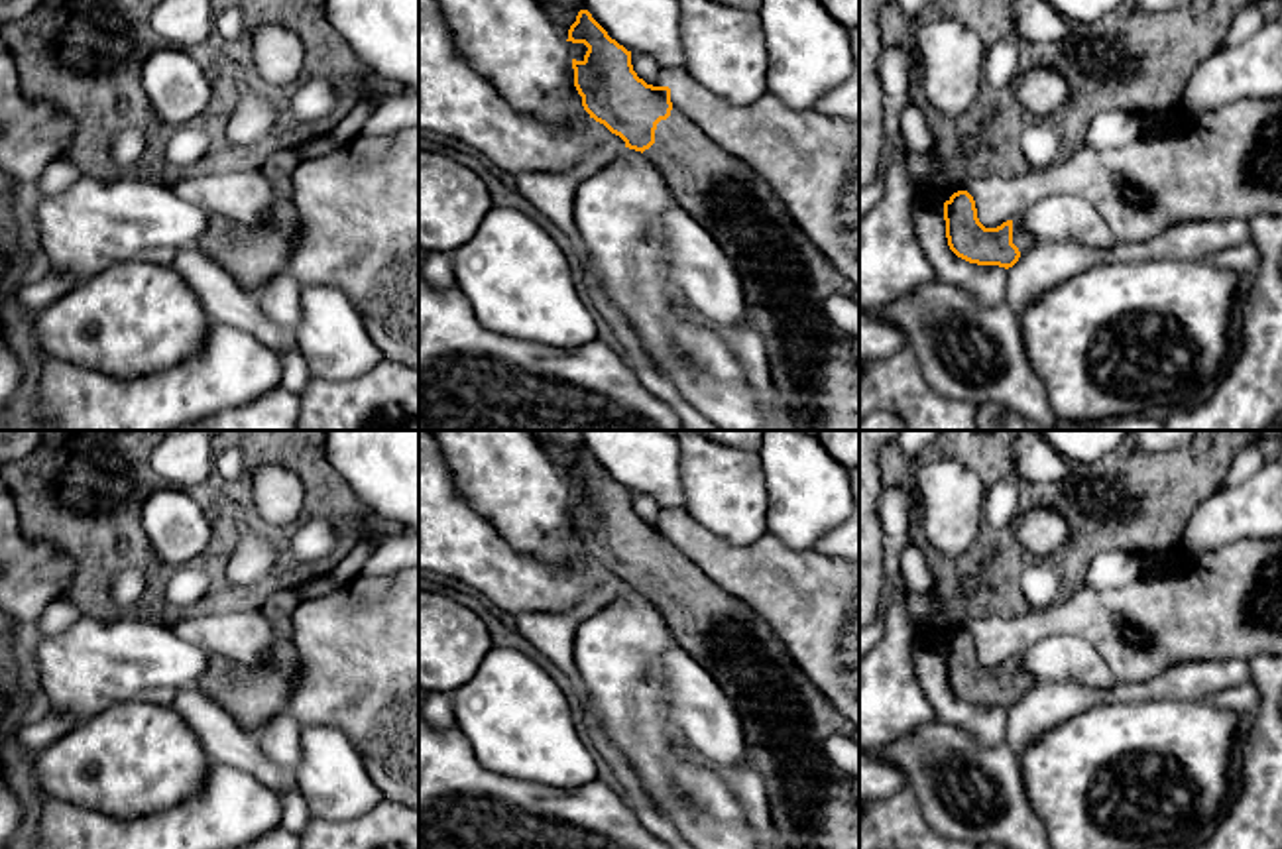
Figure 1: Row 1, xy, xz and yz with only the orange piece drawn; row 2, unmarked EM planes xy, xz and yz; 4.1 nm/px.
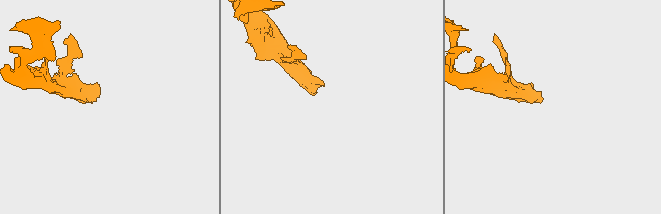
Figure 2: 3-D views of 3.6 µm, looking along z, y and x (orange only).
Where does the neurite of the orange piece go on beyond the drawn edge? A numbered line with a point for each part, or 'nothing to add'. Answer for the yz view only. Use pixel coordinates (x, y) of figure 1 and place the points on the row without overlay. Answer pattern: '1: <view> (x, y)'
1: yz (1021, 680)

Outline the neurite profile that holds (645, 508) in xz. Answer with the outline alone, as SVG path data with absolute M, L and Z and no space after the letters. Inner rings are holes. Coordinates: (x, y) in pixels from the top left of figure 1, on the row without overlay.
M631 491L631 505L637 517L643 519L647 525L667 527L669 521L653 497Z

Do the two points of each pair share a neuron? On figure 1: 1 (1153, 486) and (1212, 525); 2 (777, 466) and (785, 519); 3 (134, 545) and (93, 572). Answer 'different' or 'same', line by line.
1: different
2: same
3: same

